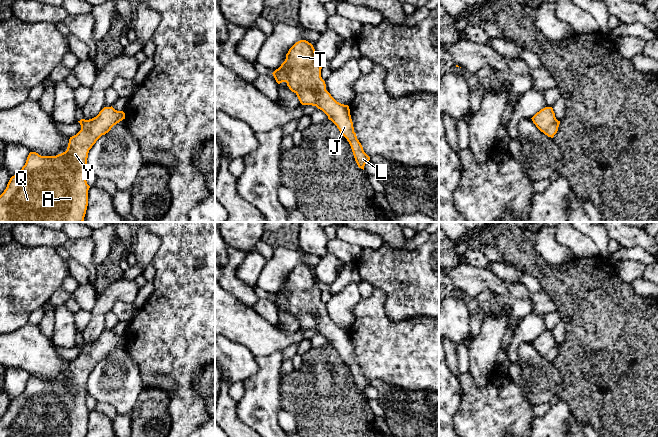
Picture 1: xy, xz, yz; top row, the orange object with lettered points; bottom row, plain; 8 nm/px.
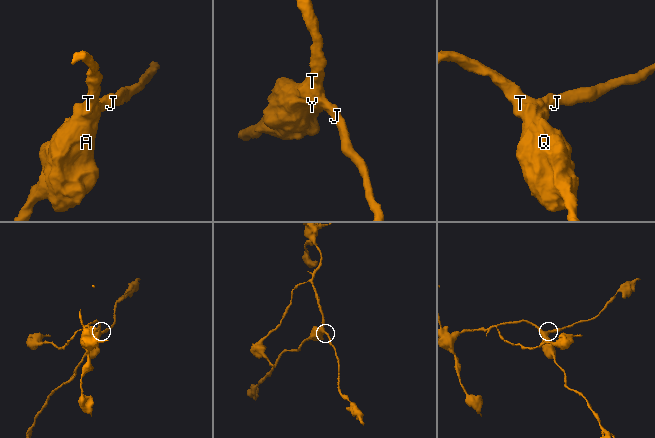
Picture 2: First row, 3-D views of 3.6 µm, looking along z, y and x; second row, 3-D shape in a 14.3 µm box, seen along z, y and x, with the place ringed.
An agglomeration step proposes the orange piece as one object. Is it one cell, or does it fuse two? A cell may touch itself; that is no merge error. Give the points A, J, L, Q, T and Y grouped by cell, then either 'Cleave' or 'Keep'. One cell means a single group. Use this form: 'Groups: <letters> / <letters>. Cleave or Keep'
Groups: A J L Q T Y. Keep

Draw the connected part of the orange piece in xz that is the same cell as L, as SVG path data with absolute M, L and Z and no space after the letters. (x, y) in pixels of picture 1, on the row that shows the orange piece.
M300 40L289 49L285 61L272 74L278 84L287 83L302 105L316 106L328 116L349 142L358 167L364 170L370 157L354 132L349 106L337 102L326 90L321 69L313 45Z

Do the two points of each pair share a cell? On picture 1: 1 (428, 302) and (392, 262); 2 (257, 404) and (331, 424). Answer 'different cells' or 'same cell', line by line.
1: same cell
2: different cells

